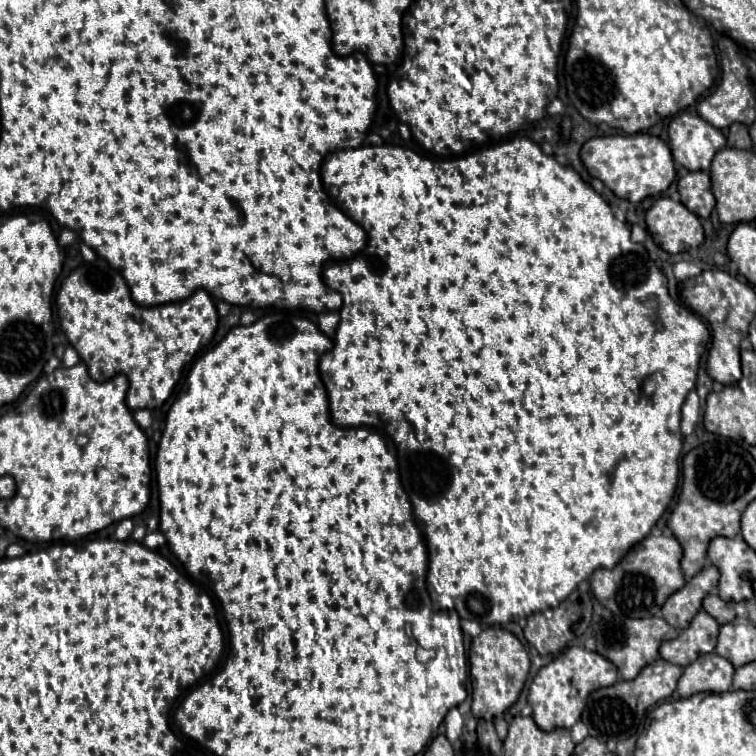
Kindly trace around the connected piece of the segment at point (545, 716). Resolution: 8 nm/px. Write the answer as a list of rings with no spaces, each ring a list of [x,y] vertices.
[[[571,646],[555,660],[539,668],[527,694],[527,702],[533,708],[533,720],[541,730],[571,728],[585,708],[587,696],[603,686],[617,682],[617,668],[597,652],[589,652],[581,646]]]

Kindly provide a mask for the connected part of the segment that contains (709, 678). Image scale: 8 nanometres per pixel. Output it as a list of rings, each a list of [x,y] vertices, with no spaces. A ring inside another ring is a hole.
[[[715,652],[699,656],[683,670],[683,676],[677,682],[677,692],[683,698],[697,692],[727,692],[731,688],[733,670],[733,664]]]

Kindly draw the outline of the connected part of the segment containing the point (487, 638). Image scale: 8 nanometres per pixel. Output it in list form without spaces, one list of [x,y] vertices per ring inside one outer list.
[[[485,628],[479,636],[475,636],[469,648],[469,672],[473,680],[473,716],[485,720],[501,716],[523,690],[529,674],[529,664],[531,662],[523,644],[511,632],[503,628]]]

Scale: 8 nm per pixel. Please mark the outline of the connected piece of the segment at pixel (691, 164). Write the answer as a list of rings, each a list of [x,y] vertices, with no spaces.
[[[691,112],[677,114],[667,130],[673,160],[687,170],[707,172],[713,156],[725,148],[725,136],[701,116]]]

